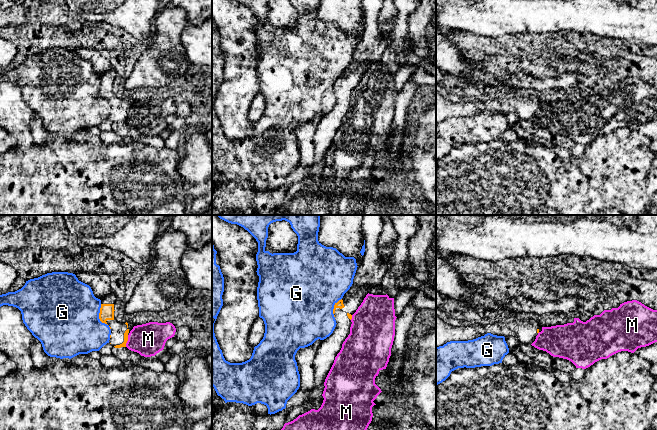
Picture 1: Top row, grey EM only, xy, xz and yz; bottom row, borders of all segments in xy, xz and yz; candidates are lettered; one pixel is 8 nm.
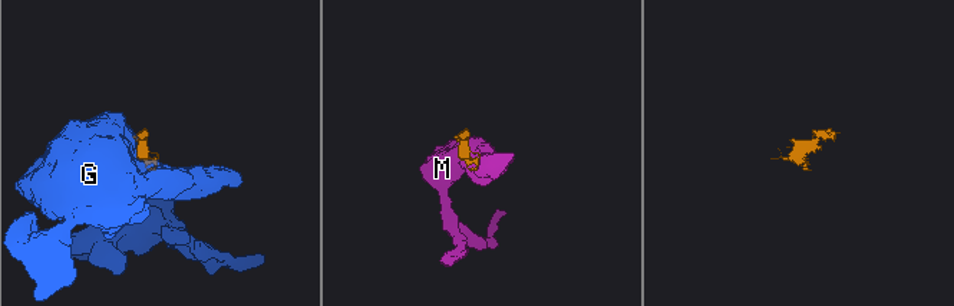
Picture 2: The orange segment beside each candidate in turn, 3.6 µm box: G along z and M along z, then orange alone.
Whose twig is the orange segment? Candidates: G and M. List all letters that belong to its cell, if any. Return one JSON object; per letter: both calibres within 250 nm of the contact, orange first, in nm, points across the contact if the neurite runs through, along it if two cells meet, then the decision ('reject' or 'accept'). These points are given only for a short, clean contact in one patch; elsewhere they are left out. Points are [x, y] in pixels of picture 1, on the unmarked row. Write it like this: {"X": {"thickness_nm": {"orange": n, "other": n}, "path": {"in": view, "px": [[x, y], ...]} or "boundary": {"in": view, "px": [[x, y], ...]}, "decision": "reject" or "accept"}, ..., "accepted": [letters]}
{"G": {"thickness_nm": {"orange": 110, "other": 500}, "decision": "reject"}, "M": {"thickness_nm": {"orange": 40, "other": 260}, "boundary": {"in": "xy", "px": [[128, 111], [125, 122]]}, "decision": "reject"}, "accepted": []}

